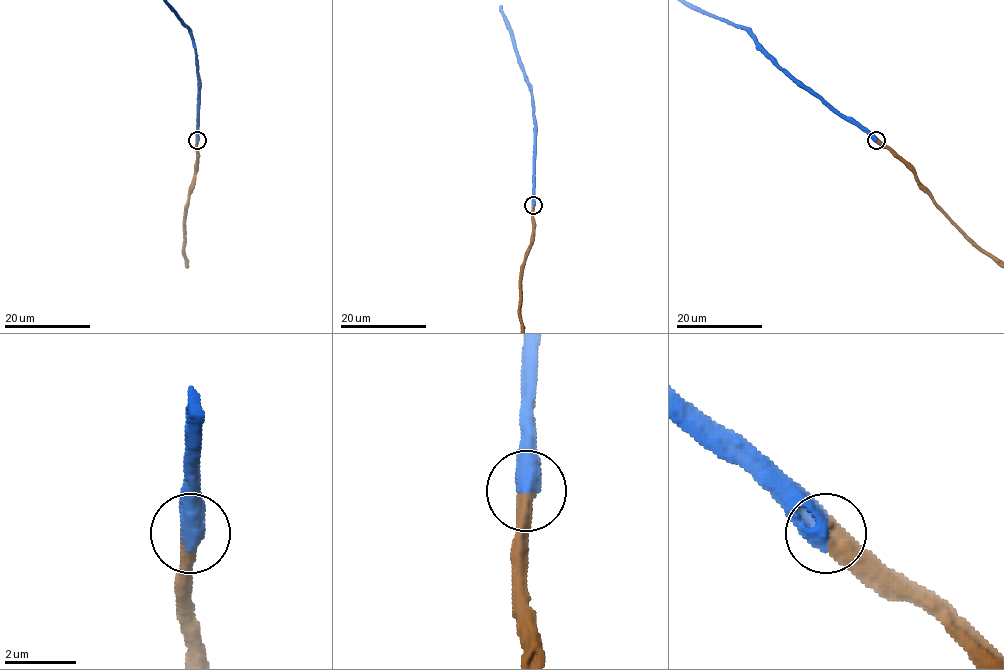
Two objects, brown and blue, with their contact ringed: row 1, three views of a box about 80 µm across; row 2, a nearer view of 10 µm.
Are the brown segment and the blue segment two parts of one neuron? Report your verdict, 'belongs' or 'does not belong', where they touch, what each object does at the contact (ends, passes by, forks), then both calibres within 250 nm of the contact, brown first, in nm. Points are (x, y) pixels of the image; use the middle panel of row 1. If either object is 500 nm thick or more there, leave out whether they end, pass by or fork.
belongs; at (533, 205); 500 nm thick on the brown side, 650 nm on the other

